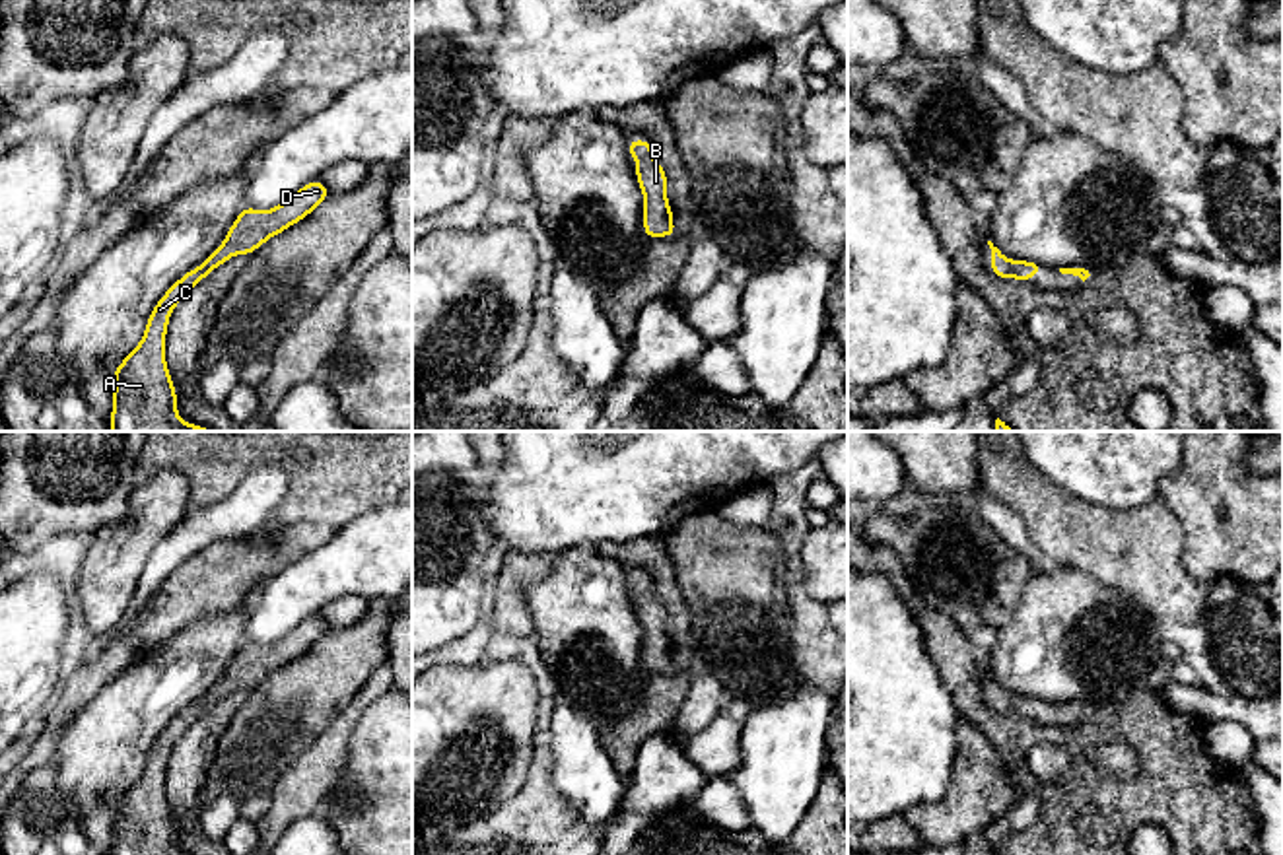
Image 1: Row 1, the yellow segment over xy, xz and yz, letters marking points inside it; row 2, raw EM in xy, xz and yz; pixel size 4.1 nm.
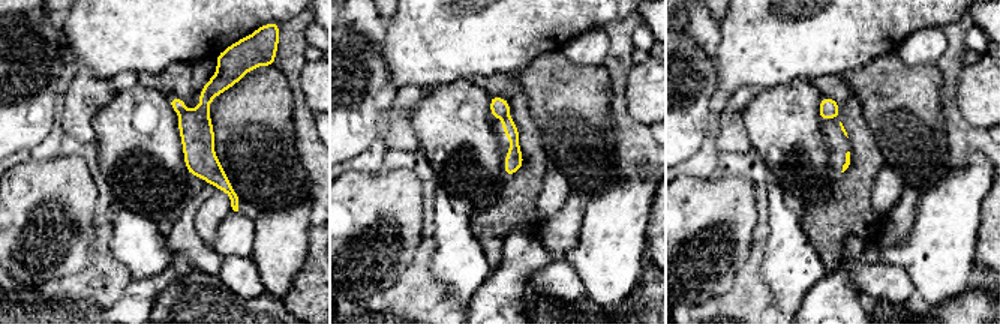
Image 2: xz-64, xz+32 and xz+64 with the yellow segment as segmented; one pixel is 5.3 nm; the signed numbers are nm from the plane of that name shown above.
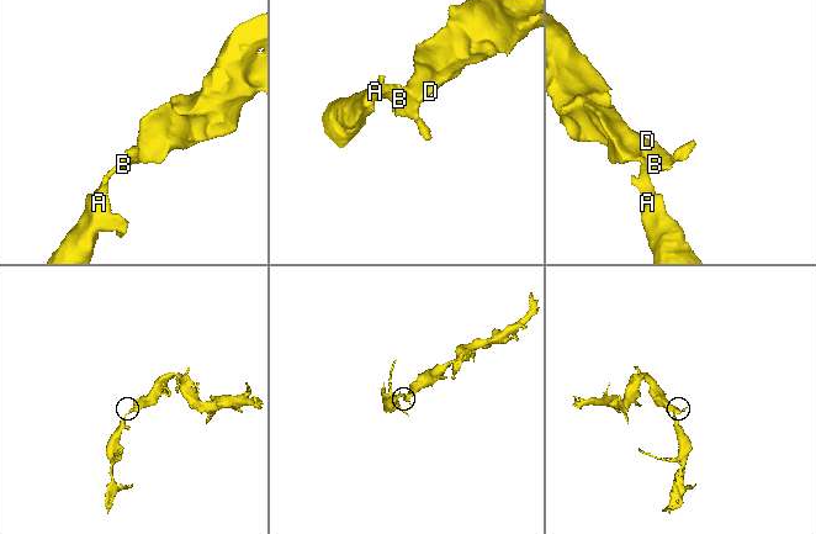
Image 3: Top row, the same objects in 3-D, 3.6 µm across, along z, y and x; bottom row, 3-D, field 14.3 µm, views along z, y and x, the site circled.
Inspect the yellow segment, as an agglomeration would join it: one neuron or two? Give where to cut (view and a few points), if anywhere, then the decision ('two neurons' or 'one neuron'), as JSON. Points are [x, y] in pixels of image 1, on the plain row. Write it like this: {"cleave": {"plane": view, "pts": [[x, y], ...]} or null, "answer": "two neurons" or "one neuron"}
{"cleave": null, "answer": "one neuron"}

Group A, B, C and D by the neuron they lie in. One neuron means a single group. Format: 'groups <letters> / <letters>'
groups A B C D

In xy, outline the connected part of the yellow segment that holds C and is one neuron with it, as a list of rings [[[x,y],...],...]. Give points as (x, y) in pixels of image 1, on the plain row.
[[[315,614],[272,645],[249,641],[241,645],[220,682],[200,701],[181,711],[154,740],[142,775],[113,804],[109,855],[181,855],[177,826],[165,797],[165,770],[173,744],[212,705],[235,690],[249,692],[270,672],[307,653],[329,630],[330,626]]]

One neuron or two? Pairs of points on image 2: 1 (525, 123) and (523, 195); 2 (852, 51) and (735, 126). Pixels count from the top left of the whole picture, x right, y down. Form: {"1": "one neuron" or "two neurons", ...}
{"1": "one neuron", "2": "two neurons"}

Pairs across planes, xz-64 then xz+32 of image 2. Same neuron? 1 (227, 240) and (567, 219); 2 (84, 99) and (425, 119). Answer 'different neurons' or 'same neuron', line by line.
1: same neuron
2: different neurons

